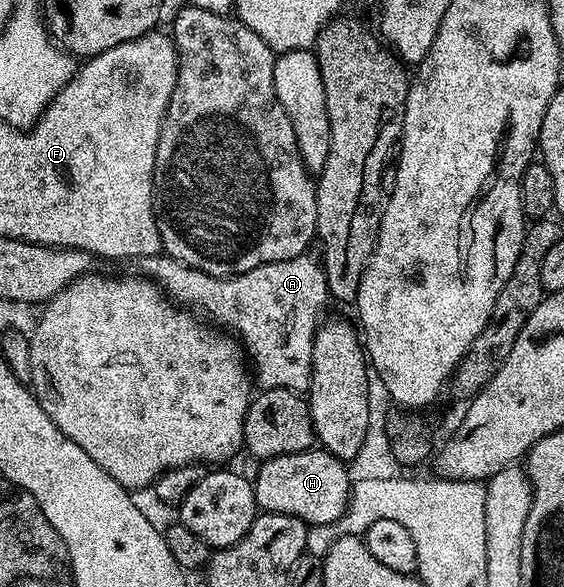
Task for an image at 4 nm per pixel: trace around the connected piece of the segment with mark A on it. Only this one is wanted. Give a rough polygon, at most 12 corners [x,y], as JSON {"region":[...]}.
{"region":[[161,253],[138,271],[231,332],[257,388],[304,393],[330,303],[302,254],[216,279]]}

